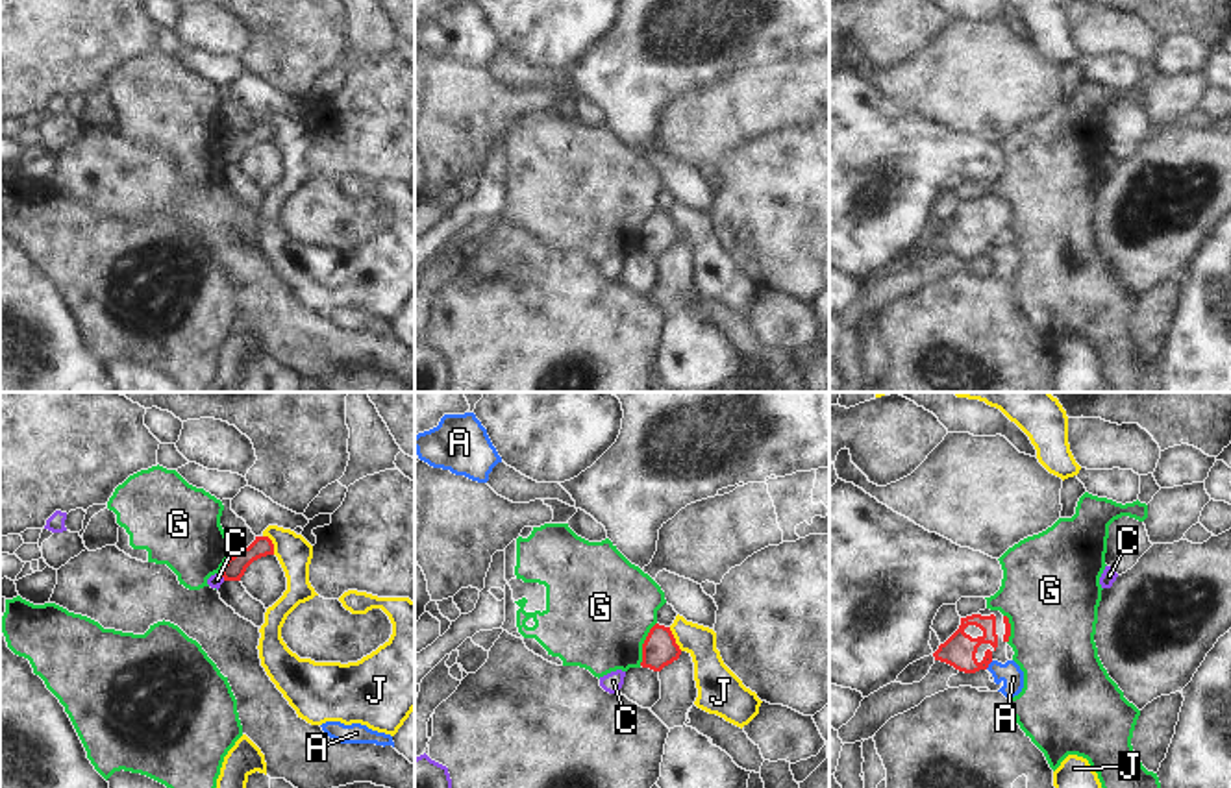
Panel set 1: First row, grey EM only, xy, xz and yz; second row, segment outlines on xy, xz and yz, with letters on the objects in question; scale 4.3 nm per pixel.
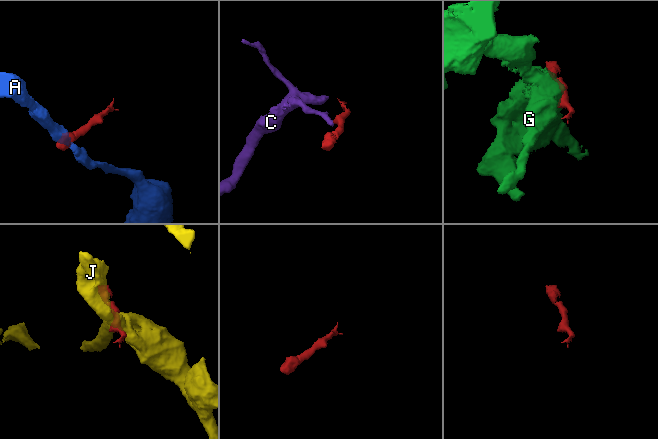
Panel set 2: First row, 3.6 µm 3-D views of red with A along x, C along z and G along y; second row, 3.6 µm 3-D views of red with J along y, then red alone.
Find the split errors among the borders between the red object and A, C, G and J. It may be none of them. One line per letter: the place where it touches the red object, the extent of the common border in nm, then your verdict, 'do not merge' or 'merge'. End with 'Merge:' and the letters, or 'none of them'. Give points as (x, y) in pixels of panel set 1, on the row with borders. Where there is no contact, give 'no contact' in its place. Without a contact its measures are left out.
A: yz (989, 663) | 50 nm | do not merge
C: xy (223, 576) | 50 nm | do not merge
G: xz (643, 644) | 200 nm | do not merge
J: xz (674, 639) | 120 nm | do not merge
Merge: none of them

